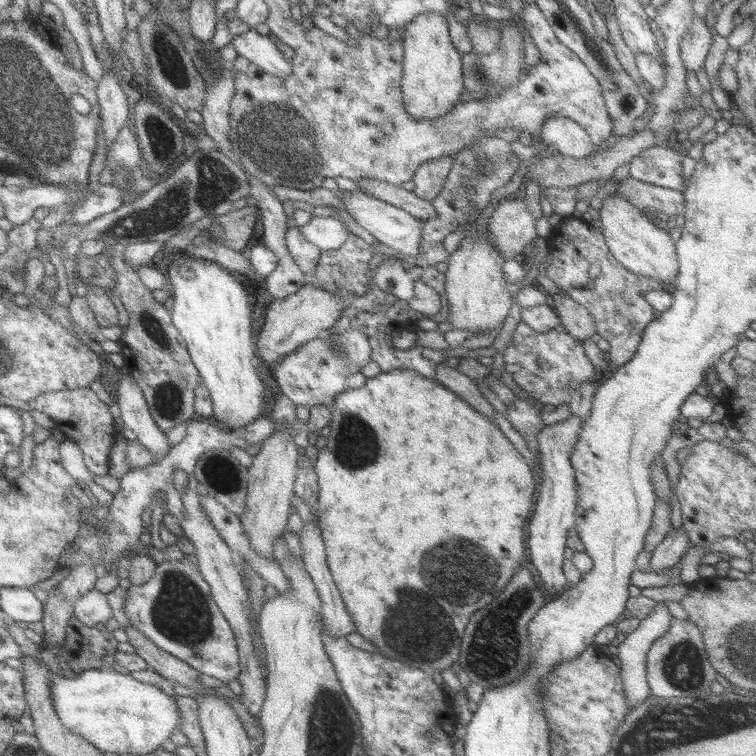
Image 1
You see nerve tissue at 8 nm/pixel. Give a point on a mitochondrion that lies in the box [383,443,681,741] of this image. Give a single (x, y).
(448, 589)

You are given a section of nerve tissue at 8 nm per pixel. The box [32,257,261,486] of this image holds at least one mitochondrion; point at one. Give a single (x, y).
(168, 398)

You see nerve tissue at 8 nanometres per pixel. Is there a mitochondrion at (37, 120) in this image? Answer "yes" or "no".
yes

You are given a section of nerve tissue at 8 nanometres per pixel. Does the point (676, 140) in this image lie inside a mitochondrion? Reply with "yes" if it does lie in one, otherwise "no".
no

